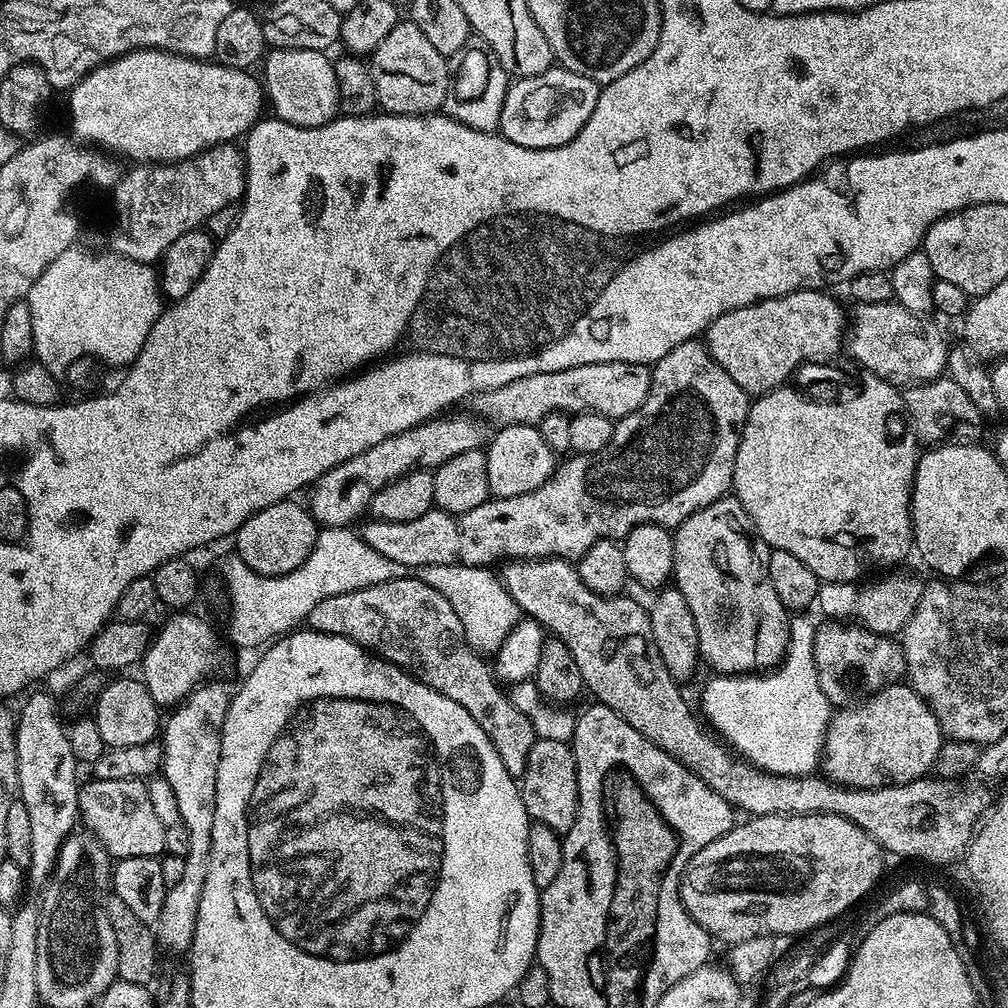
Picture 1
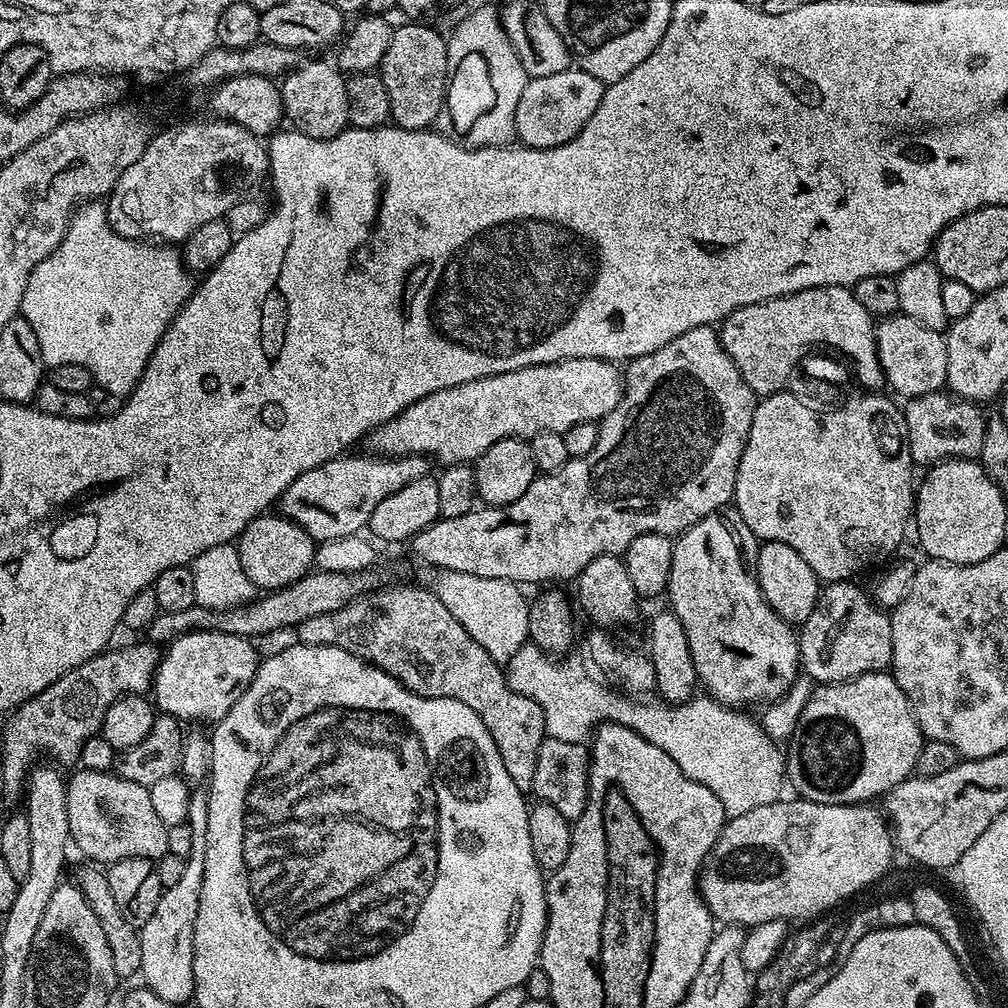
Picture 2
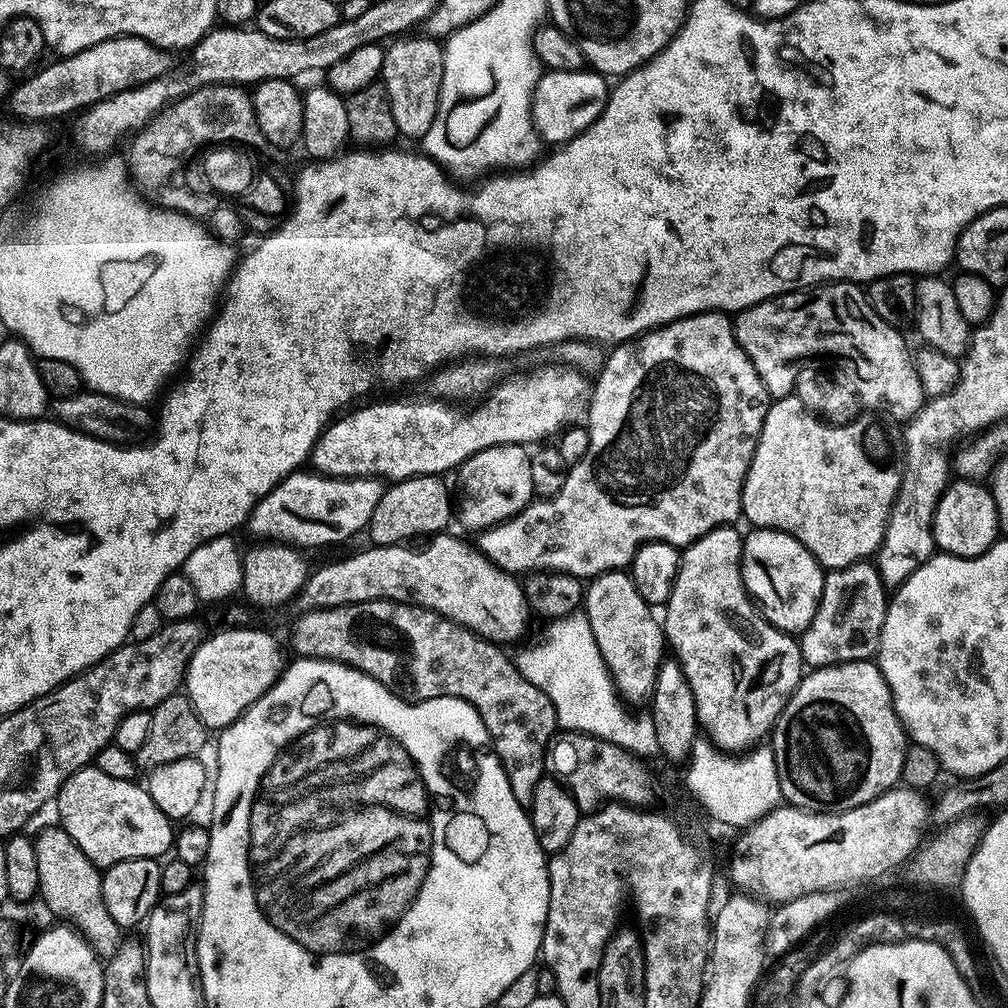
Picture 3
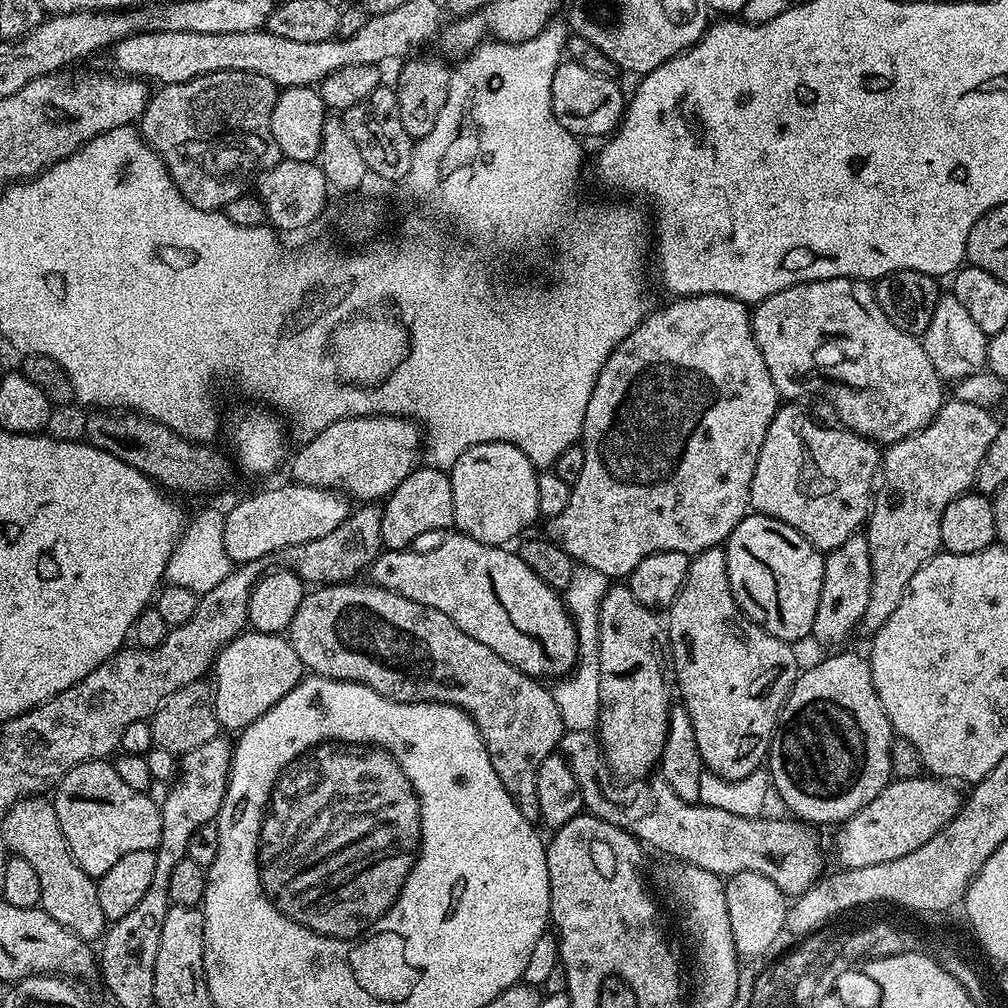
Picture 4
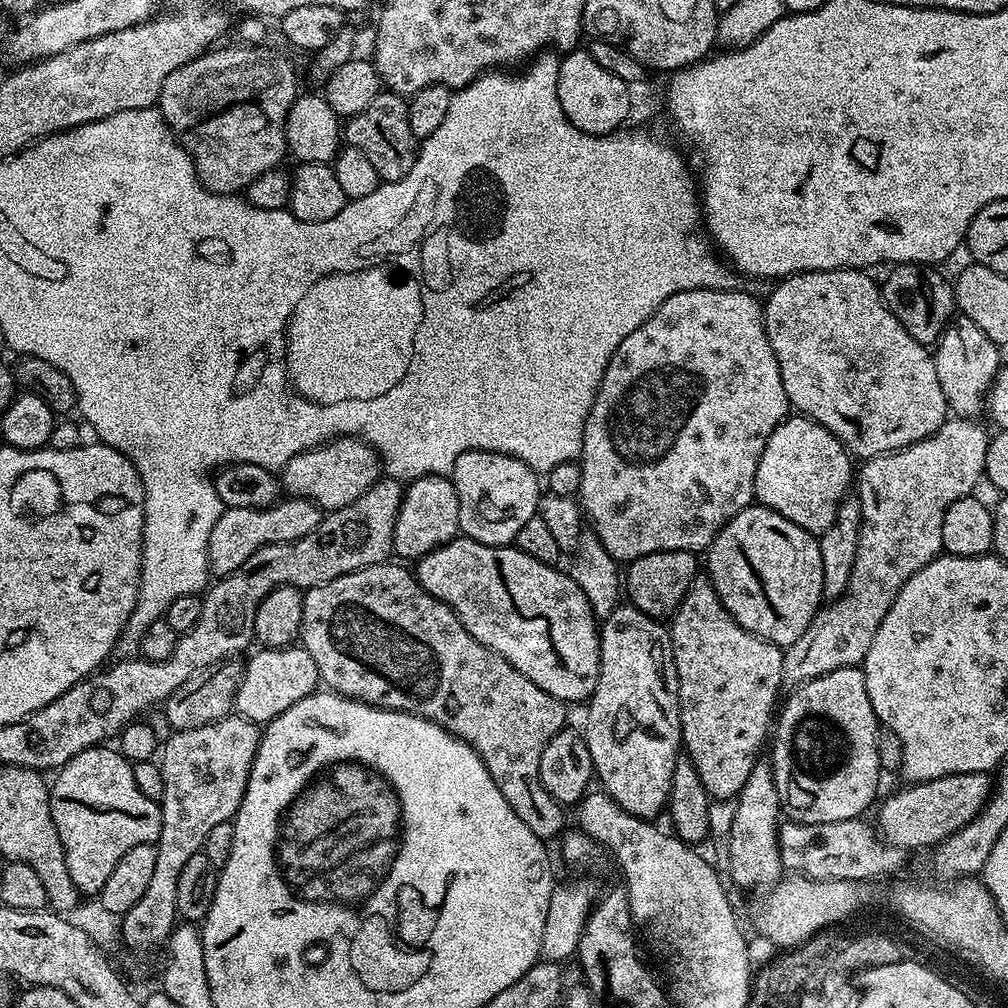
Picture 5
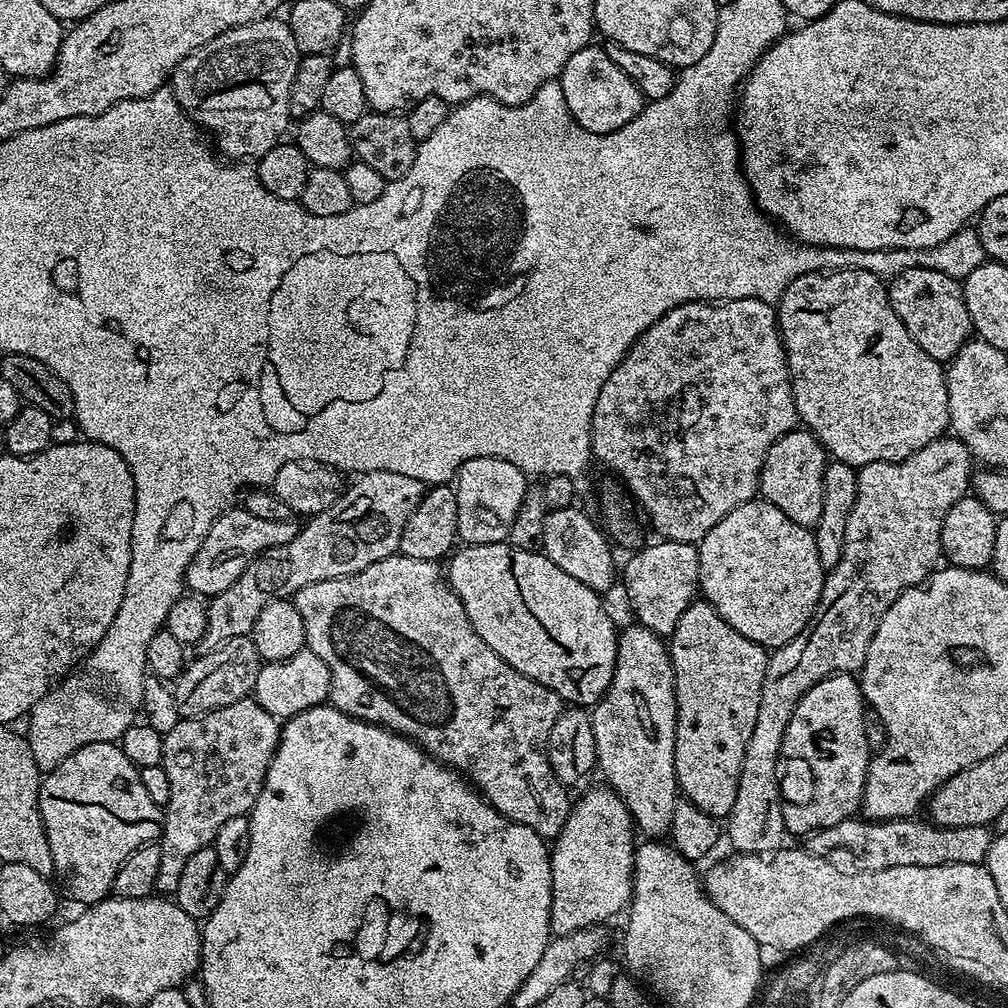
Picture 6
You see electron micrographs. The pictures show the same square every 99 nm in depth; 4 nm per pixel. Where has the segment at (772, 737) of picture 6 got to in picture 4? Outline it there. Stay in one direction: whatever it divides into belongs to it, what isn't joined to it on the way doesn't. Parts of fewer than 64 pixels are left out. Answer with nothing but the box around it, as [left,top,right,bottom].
[724,398,1000,957]

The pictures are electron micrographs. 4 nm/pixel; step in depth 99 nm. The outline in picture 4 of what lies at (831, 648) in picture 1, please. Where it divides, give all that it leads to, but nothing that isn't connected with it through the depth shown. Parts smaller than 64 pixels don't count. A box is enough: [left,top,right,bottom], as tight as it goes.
[811,534,870,644]

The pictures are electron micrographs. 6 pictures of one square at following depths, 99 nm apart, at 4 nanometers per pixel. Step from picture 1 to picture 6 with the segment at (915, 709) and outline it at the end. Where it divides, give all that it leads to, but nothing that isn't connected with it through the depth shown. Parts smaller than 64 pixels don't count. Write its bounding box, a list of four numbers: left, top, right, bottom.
[778,674,870,838]

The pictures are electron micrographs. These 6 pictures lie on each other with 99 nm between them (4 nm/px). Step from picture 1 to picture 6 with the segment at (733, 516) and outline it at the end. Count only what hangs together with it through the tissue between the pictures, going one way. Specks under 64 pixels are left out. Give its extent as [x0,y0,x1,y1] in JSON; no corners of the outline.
[670,598,769,818]

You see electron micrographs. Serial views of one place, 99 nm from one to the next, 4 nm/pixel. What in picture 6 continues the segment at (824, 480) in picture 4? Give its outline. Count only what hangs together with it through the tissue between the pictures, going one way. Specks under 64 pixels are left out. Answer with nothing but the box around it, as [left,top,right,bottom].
[759,430,826,529]

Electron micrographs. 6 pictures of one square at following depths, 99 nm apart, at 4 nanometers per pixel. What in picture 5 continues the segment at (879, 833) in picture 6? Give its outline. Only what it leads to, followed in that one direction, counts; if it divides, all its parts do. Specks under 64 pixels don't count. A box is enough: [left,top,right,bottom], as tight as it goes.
[780,818,905,882]

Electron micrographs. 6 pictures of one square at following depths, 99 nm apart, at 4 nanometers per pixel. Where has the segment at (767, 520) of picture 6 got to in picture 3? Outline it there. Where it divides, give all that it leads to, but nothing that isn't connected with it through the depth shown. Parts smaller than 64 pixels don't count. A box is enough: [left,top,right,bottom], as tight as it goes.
[740,528,825,634]

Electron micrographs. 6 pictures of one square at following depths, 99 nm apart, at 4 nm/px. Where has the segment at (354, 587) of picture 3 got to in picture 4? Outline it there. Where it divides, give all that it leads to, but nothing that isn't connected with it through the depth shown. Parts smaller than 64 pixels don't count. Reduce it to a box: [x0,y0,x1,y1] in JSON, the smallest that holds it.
[370,534,579,678]

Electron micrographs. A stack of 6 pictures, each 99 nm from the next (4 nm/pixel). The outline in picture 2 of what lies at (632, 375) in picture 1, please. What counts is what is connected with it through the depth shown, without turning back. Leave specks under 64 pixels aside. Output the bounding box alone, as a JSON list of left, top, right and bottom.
[366,358,623,466]

